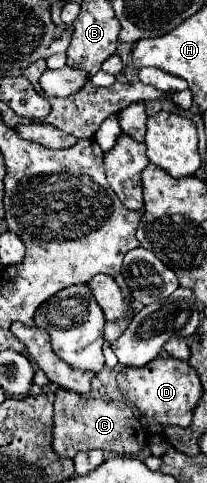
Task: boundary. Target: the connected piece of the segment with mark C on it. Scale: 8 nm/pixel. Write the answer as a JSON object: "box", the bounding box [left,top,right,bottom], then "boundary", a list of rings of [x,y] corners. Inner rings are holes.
{"box":[51,391,147,457],"boundary":[[[55,391],[55,425],[51,449],[59,457],[75,457],[79,451],[101,449],[113,455],[137,455],[147,445],[147,431],[137,421],[133,409],[123,401],[85,399],[75,391]]]}

